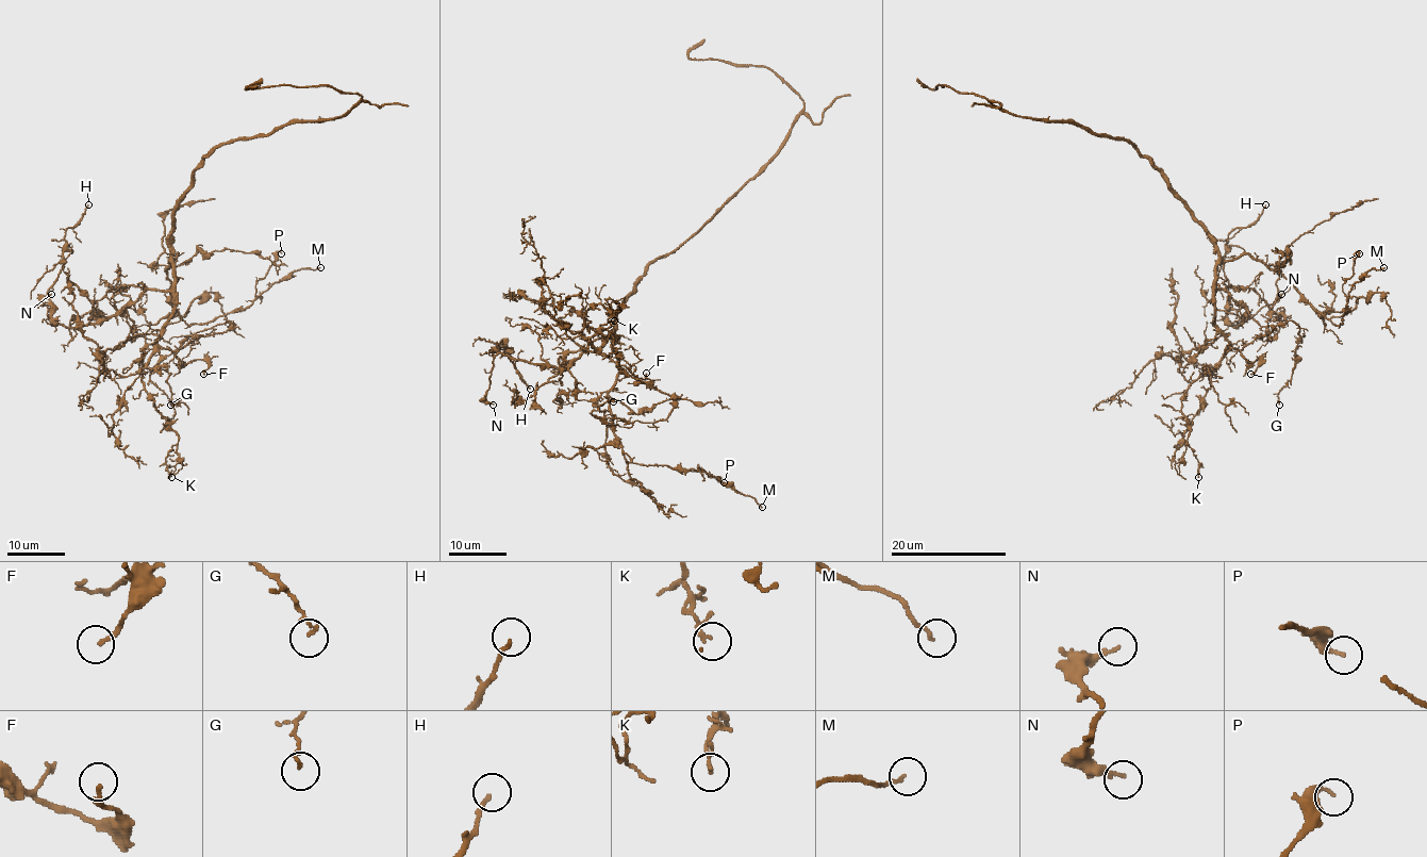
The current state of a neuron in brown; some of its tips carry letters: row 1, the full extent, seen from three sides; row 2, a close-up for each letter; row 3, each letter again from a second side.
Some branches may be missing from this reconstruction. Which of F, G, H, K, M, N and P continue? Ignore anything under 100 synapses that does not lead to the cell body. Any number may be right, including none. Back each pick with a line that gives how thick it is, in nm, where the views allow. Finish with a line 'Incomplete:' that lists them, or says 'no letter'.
Incomplete: no letter

